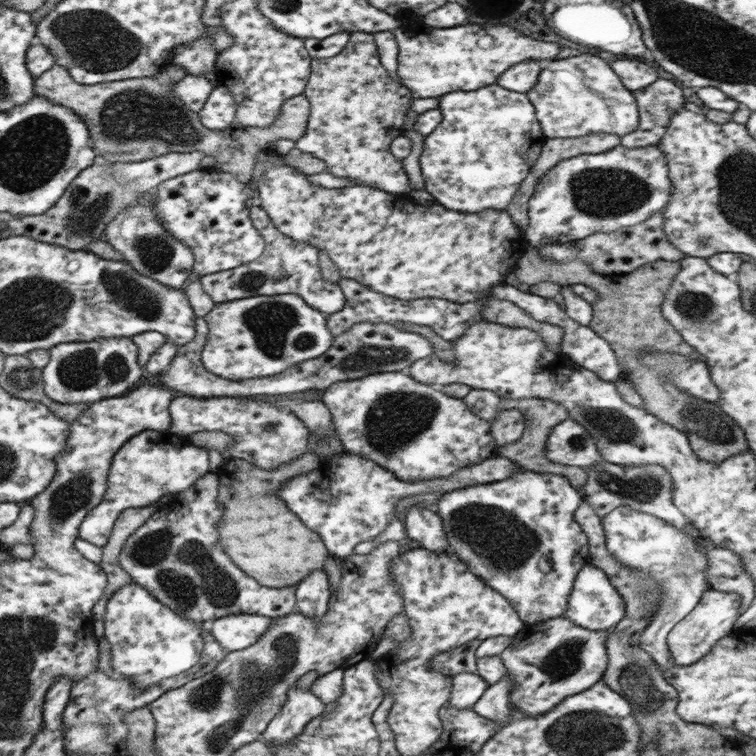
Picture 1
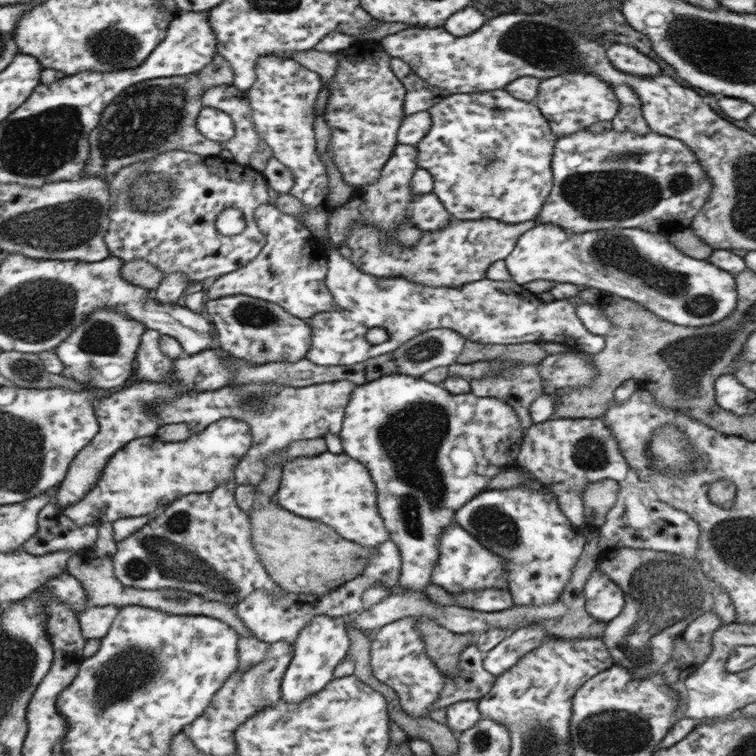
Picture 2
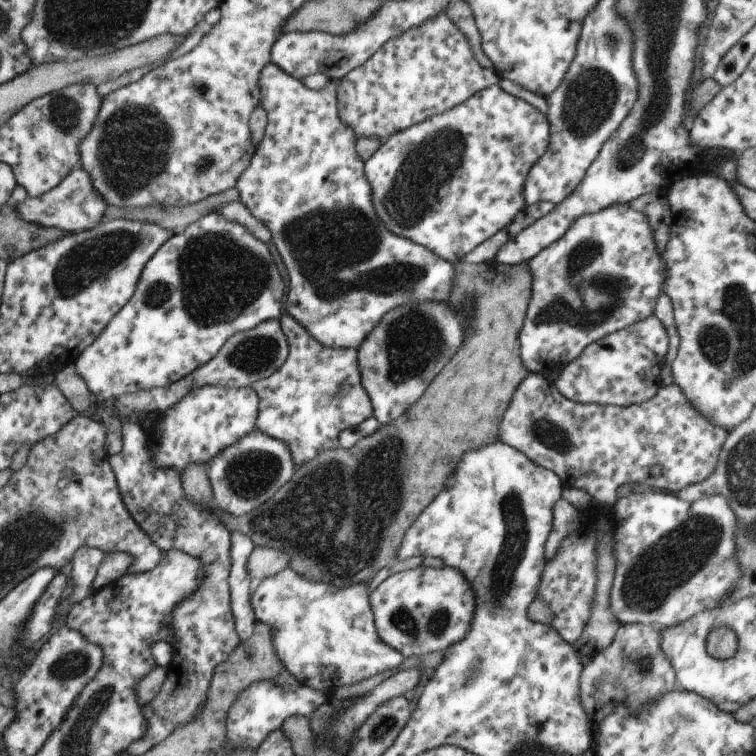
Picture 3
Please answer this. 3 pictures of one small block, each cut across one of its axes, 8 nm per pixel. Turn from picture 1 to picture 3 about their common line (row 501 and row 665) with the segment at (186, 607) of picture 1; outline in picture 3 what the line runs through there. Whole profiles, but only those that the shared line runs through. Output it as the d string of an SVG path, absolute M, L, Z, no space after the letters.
M129 418L122 424L122 448L118 454L108 456L108 466L114 475L117 489L122 498L123 505L133 521L148 535L155 547L160 551L171 548L185 552L196 557L203 568L203 579L195 593L182 601L171 614L171 627L174 633L174 644L169 645L173 650L171 663L166 667L166 676L158 694L148 703L141 706L143 717L147 722L147 732L137 742L127 746L129 754L143 754L149 746L161 742L175 730L191 722L206 702L206 693L210 684L213 670L223 663L229 653L239 644L234 630L234 621L230 612L230 593L228 590L228 573L230 570L230 534L219 522L217 514L203 511L202 507L189 503L182 492L182 483L179 473L168 470L156 470L151 465L150 451L146 448L148 440L137 418Z

